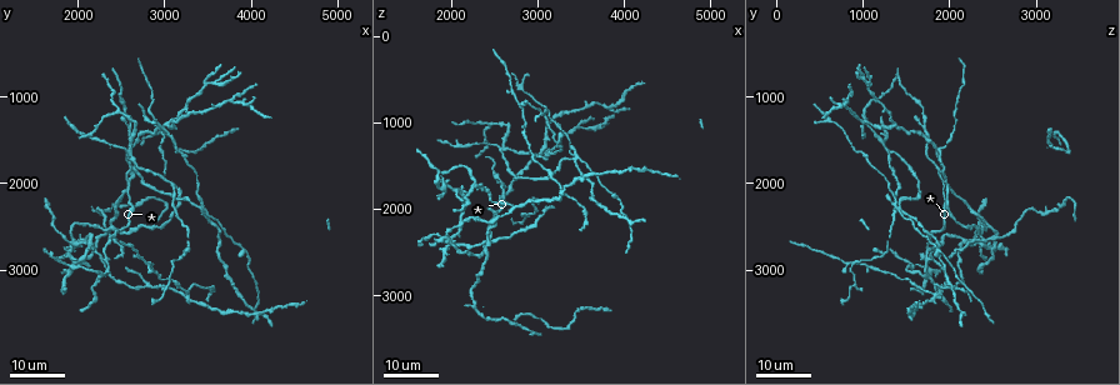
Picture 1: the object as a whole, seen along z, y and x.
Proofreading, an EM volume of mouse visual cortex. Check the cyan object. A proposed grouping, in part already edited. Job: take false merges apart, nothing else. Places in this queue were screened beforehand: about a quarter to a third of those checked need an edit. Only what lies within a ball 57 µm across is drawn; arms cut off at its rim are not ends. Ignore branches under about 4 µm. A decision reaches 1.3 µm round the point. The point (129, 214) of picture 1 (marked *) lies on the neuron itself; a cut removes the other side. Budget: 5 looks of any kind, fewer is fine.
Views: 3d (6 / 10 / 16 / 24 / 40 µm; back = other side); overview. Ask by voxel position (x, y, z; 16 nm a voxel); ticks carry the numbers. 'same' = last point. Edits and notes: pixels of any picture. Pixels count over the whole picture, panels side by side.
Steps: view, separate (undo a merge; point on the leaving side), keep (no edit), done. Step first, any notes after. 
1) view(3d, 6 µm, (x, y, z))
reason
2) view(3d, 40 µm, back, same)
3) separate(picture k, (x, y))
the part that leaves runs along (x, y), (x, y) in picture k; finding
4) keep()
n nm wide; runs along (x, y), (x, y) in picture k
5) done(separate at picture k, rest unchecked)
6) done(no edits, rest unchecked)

view(3d, 16 µm, (2500, 2700, 2200))
thick turns thin

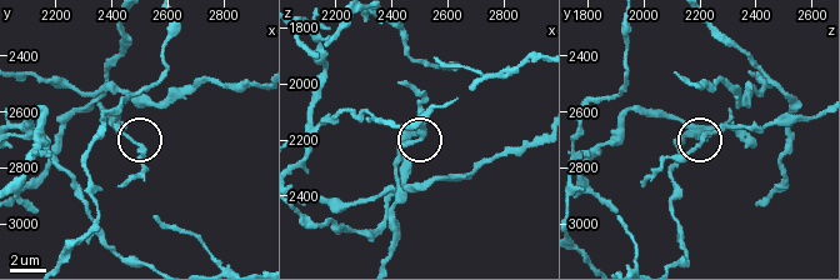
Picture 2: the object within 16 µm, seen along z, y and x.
view(3d, 10 µm, (2500, 2720, 2180))

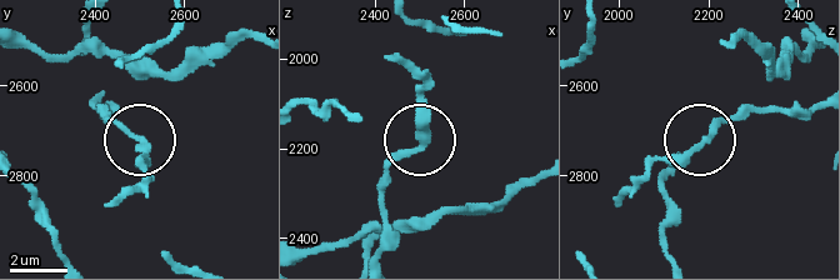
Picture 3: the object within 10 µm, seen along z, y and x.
view(3d, 6 µm, (2500, 2720, 2185))
zoom in

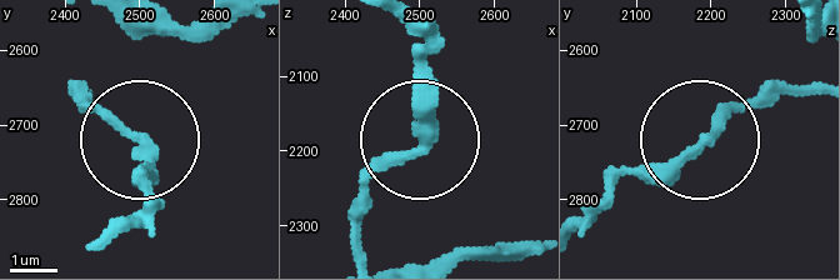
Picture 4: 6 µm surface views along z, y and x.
keep()
250 nm wide; runs along (363, 256), (366, 185), (423, 125), (423, 34) in picture 4; all the same neuron

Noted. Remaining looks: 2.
view(3d, 16 µm, (2650, 1850, 1850))
looks like a crossing

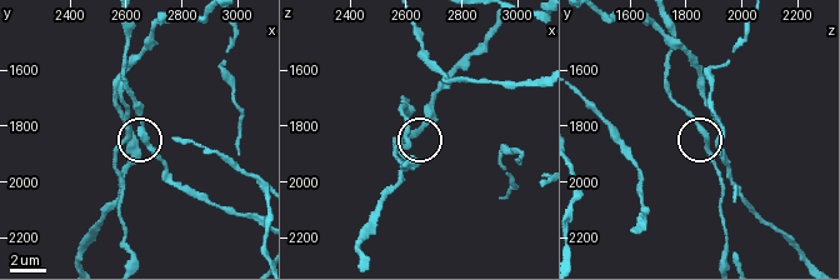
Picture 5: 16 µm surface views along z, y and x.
view(3d, 10 µm, (2620, 1820, 1870))
closer look

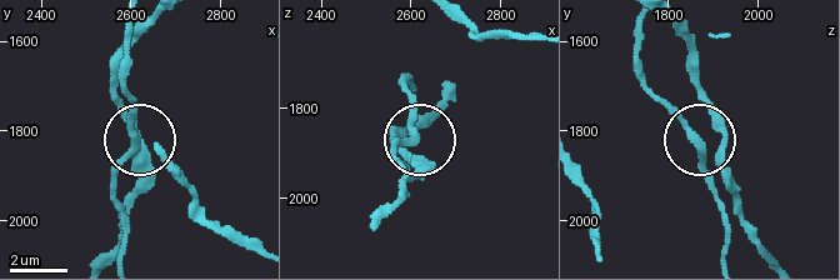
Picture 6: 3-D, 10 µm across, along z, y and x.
keep()
runs along (725, 259), (725, 209), (700, 144), (710, 123), (703, 89) in picture 6; all the same neuron

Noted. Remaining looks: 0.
done(no edits, rest unchecked)

